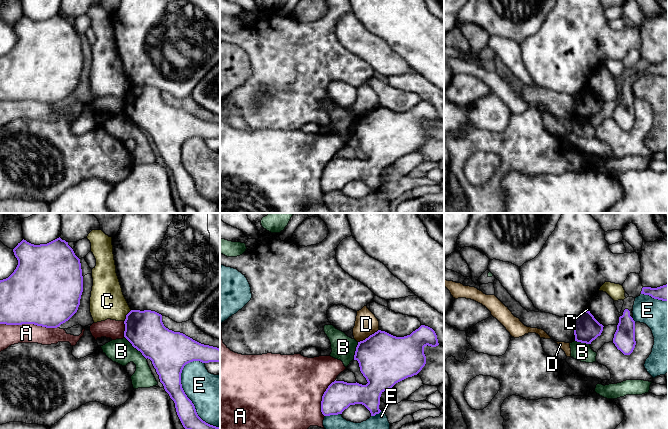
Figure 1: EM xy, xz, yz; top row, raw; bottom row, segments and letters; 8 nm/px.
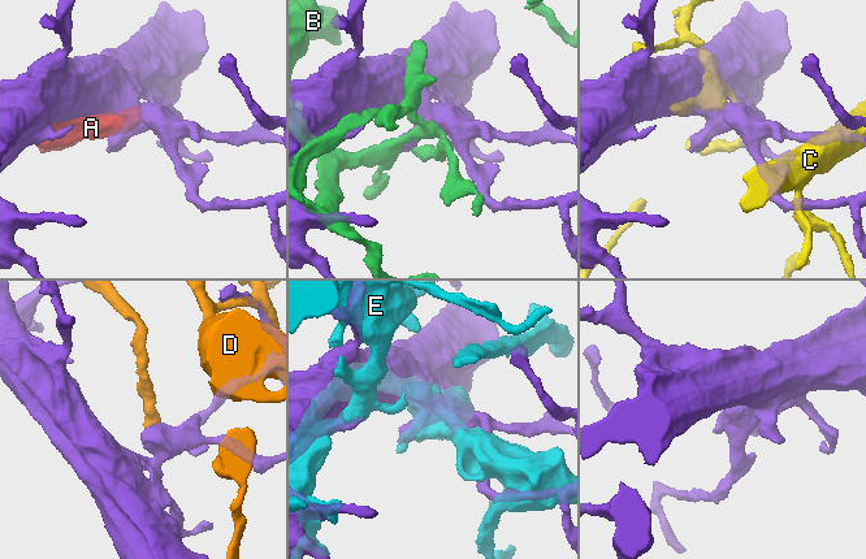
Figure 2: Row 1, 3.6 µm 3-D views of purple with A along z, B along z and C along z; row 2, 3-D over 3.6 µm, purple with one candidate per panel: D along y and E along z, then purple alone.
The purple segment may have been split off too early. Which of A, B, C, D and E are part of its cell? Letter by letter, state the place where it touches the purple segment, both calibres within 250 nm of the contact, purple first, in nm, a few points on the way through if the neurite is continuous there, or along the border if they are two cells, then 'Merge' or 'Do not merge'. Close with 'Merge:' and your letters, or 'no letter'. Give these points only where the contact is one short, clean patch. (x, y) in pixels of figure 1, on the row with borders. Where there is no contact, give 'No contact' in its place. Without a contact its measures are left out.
A: Touches purple at xy (29, 323). Thickness 500 nm (purple) against 160 nm. Do not merge
B: Touches purple at xy (136, 348). Thickness 320 nm (purple) against 200 nm. Do not merge
C: Touches purple at xy (126, 316). Thickness 300 nm (purple) against 280 nm. Do not merge
D: Touches purple at xz (369, 336). Thickness 420 nm (purple) against 190 nm. Do not merge
E: Touches purple at xy (188, 398). Thickness 180 nm (purple) against 420 nm. Do not merge
Merge: no letter

